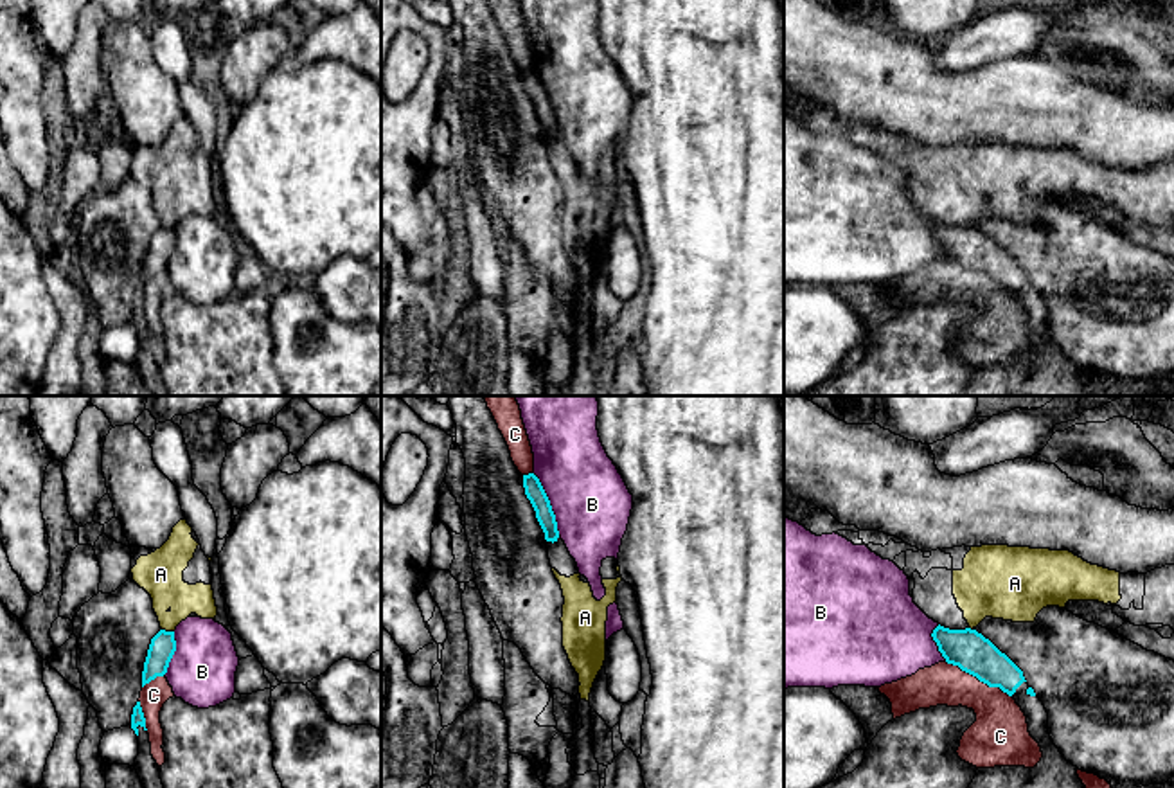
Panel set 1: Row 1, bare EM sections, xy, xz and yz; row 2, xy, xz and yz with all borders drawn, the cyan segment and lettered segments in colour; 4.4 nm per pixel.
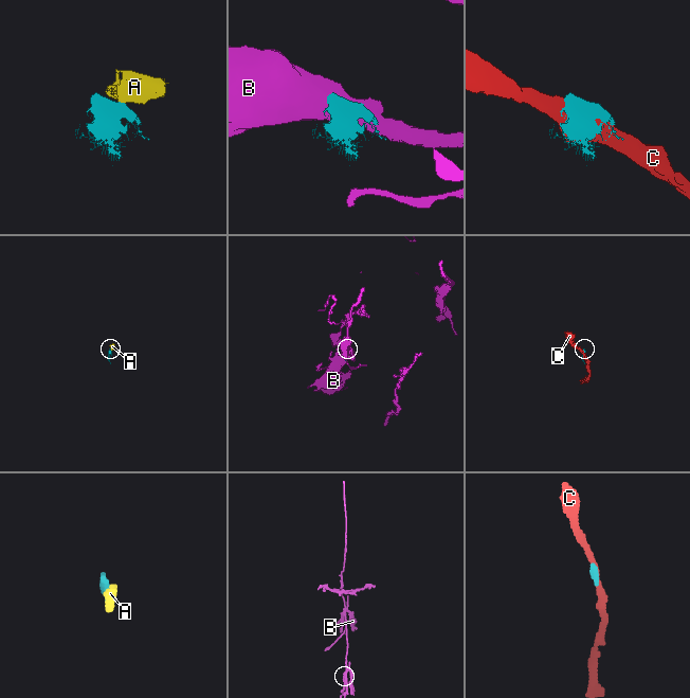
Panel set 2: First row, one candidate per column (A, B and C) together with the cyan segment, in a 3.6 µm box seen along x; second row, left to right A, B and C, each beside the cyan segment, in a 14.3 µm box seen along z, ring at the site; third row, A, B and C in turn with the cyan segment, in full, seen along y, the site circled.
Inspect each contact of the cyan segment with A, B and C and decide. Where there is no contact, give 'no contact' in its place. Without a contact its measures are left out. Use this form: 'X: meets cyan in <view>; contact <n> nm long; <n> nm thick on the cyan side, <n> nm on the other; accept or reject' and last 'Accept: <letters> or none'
A: meets cyan in xy; contact 60 nm long; 120 nm thick on the cyan side, 190 nm on the other; reject
B: meets cyan in xz; contact 320 nm long; 90 nm thick on the cyan side, 340 nm on the other; reject
C: meets cyan in yz; contact 340 nm long; 180 nm thick on the cyan side, 240 nm on the other; reject
Accept: none

